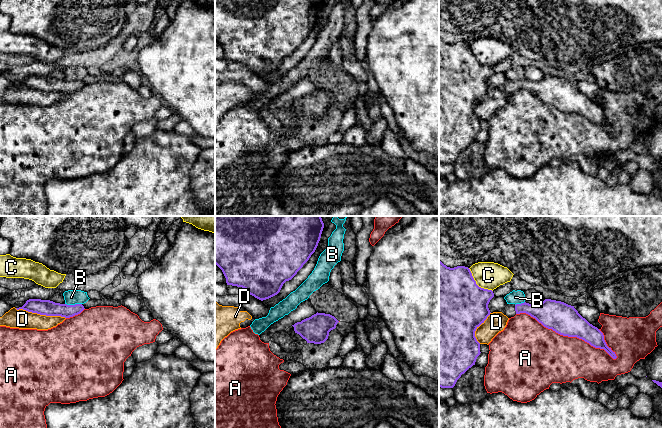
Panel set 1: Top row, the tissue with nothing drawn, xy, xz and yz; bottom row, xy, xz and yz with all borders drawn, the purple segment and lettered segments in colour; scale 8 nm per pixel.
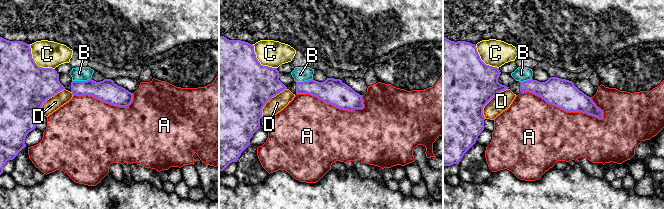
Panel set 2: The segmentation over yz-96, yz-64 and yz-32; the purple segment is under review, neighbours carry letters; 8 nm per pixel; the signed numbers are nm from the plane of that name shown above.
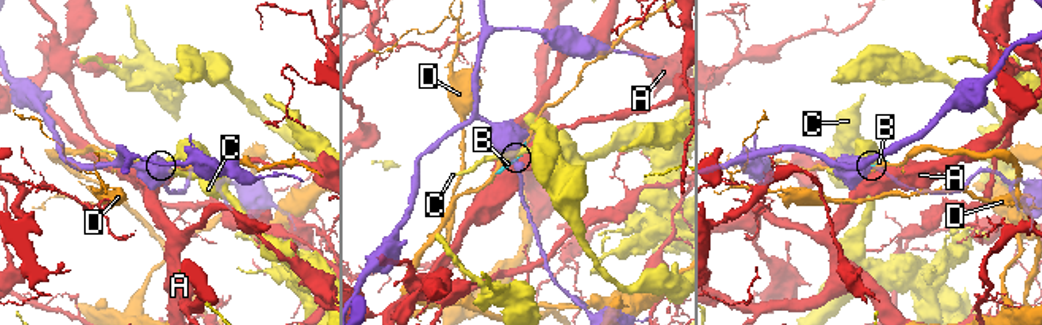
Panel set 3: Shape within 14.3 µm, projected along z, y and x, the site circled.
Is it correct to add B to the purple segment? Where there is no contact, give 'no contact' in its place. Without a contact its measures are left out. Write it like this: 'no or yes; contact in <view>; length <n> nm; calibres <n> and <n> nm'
no; contact in xy; length 140 nm; calibres 130 and 120 nm

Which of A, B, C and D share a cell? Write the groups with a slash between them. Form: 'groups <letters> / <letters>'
groups A / B / C / D

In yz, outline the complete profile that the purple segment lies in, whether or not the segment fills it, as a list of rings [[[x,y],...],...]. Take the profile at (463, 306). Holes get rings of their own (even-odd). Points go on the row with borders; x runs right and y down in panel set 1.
[[[439,260],[439,387],[453,388],[461,375],[475,365],[481,353],[475,331],[490,315],[488,304],[493,297],[492,290],[481,288],[476,284],[468,267],[450,268]]]

